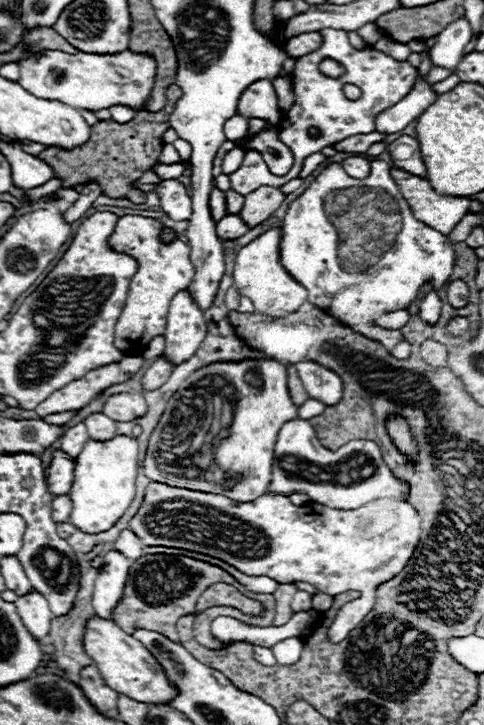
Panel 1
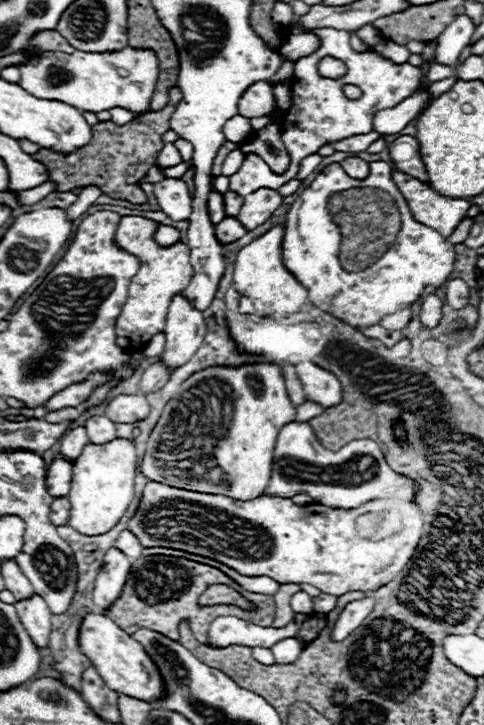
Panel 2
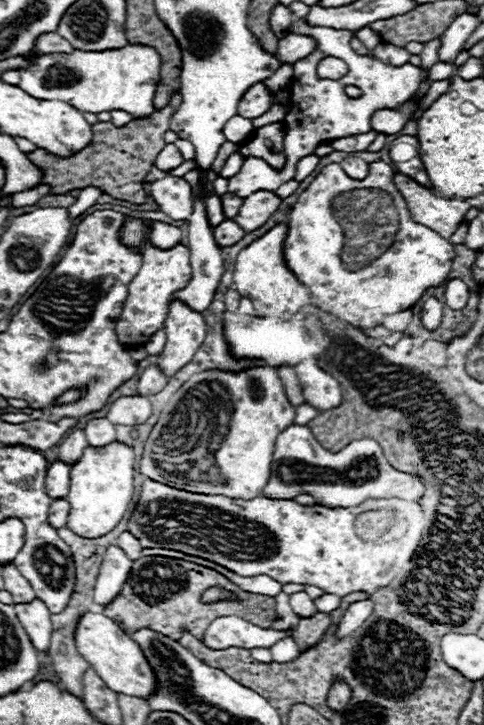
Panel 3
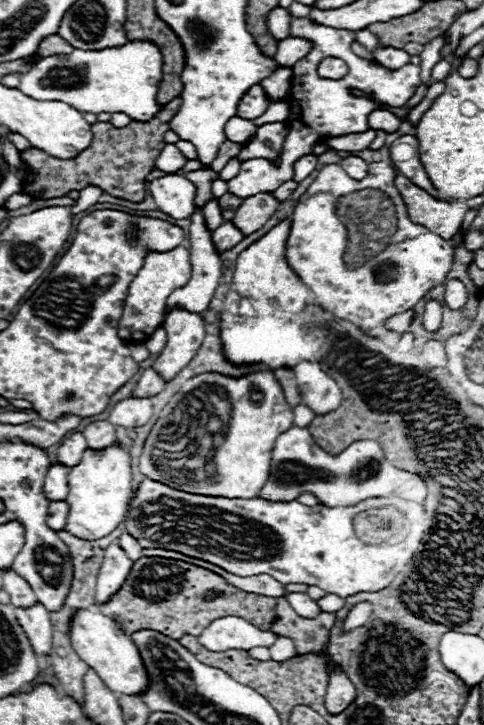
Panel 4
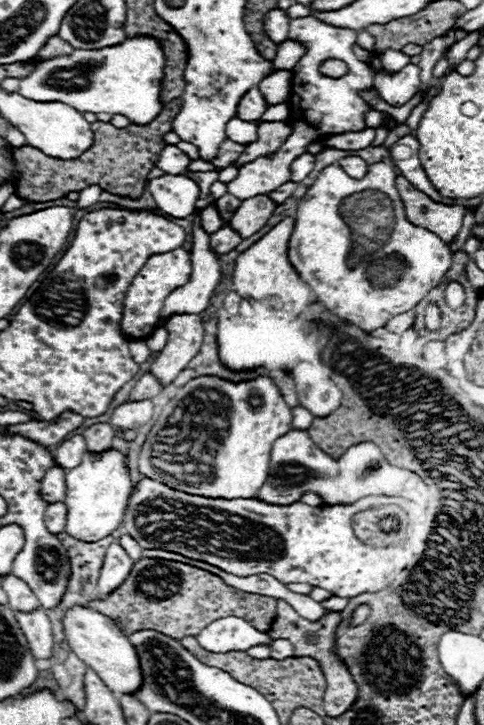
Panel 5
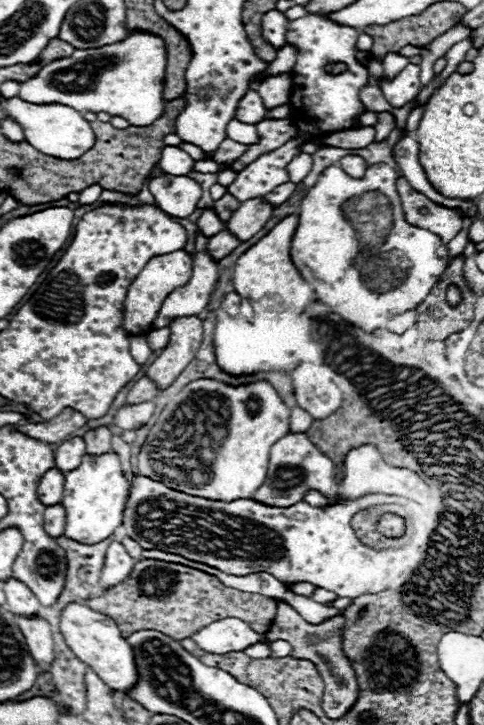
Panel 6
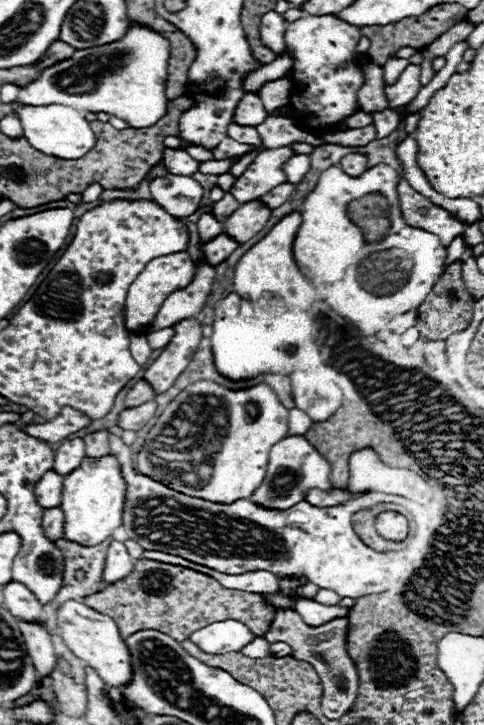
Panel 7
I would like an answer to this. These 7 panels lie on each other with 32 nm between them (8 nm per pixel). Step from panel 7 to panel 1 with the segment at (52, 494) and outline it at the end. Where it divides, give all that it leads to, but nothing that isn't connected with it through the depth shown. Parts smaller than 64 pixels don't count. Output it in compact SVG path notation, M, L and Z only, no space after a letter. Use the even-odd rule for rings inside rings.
M62 450L52 452L52 462L46 468L46 484L52 494L68 494L74 480L74 458Z

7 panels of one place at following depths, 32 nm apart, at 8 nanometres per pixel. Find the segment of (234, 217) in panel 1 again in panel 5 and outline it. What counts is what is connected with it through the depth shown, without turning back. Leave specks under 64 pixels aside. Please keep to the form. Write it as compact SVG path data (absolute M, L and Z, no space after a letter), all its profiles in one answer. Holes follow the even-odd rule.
M224 224L220 230L216 230L212 234L212 250L220 256L230 252L232 248L236 248L236 244L240 244L240 234L236 230L232 230L230 224Z

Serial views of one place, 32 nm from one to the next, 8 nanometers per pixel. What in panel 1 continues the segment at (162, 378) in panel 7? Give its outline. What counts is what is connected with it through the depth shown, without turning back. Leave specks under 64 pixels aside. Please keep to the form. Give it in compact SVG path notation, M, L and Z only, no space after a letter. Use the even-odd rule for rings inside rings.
M180 290L170 304L168 322L166 322L166 350L164 354L180 364L194 356L206 336L204 312L198 308L188 290Z

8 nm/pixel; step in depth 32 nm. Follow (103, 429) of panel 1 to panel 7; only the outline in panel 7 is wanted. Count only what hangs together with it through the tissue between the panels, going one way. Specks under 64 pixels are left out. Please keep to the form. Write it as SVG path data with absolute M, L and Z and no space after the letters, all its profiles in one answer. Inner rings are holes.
M98 430L98 432L86 434L84 442L86 442L86 456L100 458L100 456L110 454L110 432L108 430Z

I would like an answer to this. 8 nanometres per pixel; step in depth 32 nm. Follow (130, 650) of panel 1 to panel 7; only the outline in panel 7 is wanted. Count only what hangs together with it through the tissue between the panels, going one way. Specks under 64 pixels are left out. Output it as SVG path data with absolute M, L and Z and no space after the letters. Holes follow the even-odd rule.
M70 600L66 604L60 606L58 610L58 626L60 626L60 636L64 640L64 644L68 644L68 648L72 648L72 652L84 660L86 666L94 668L96 674L112 688L124 688L132 682L132 662L130 662L130 650L126 646L126 642L120 636L120 630L116 626L114 620L110 620L108 616L94 612L92 608L88 608L82 602Z

